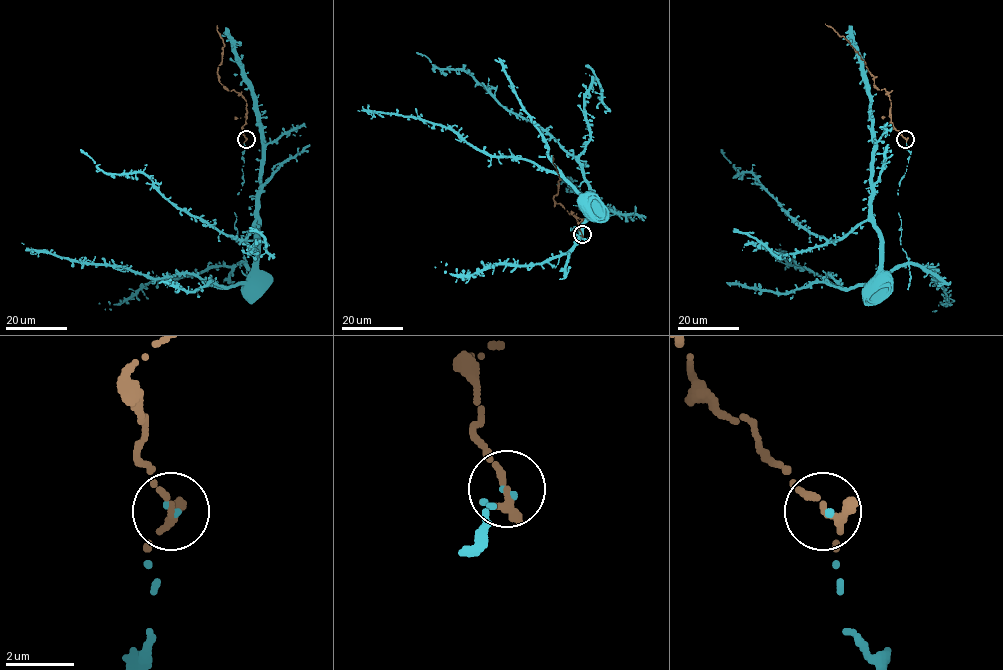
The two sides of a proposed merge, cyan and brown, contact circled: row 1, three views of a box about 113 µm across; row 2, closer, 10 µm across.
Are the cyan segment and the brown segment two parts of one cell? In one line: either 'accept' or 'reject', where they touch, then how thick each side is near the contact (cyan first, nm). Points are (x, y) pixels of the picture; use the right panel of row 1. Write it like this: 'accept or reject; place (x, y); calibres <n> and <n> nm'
accept; place (905, 139); calibres 140 and 200 nm

